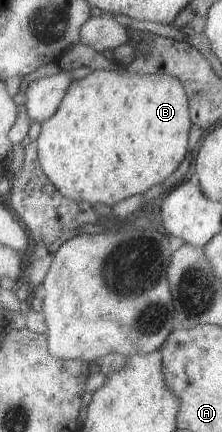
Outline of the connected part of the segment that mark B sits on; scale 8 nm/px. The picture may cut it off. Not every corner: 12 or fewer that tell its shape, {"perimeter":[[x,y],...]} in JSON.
{"perimeter":[[92,70],[35,142],[64,197],[113,206],[188,153],[168,74]]}

